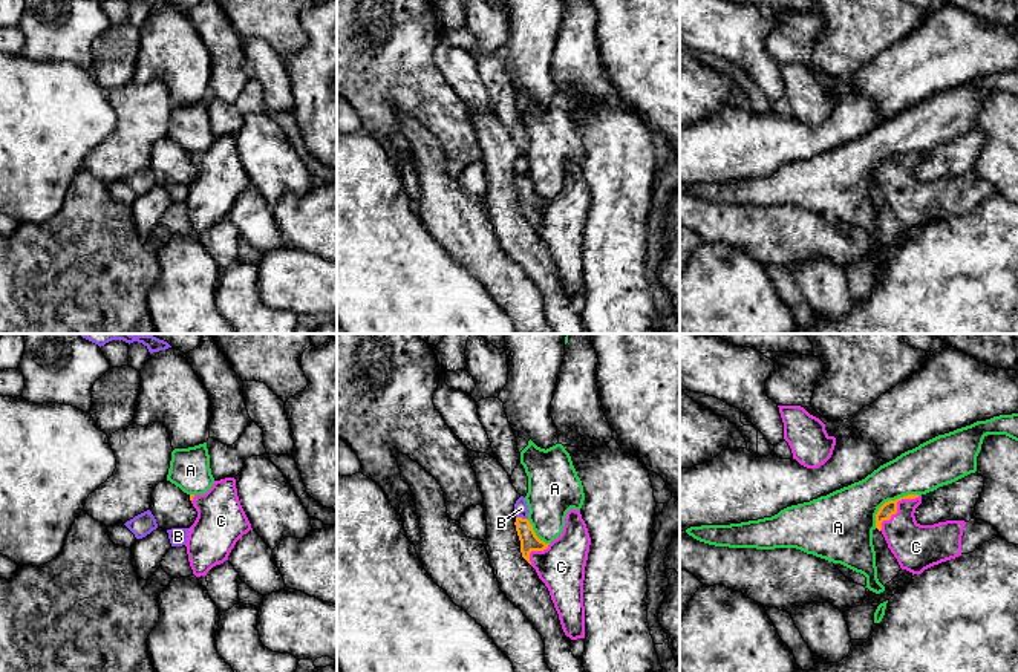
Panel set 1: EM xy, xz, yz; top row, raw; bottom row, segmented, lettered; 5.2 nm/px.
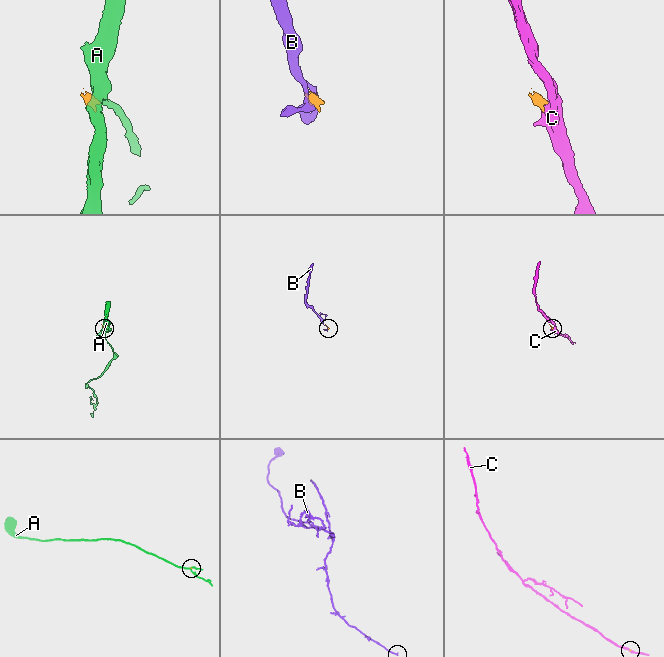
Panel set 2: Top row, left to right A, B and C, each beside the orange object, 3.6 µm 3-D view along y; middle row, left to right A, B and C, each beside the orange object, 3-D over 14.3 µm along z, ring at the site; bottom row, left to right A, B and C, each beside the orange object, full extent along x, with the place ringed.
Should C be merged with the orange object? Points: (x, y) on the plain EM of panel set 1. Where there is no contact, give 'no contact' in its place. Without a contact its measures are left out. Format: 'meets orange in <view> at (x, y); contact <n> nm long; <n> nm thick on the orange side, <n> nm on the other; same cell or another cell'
meets orange in yz at (896, 164); contact 280 nm long; 80 nm thick on the orange side, 240 nm on the other; same cell

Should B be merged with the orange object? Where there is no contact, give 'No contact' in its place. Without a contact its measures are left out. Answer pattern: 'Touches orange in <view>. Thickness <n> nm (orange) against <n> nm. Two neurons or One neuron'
Touches orange in xz. Thickness 100 nm (orange) against 80 nm. Two neurons

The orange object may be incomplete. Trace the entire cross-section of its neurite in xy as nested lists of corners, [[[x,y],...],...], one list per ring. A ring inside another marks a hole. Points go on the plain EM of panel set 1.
[[[236,136],[214,138],[205,152],[190,152],[197,168],[188,185],[187,211],[196,234],[228,217],[236,199],[246,191],[251,181],[240,162]]]

